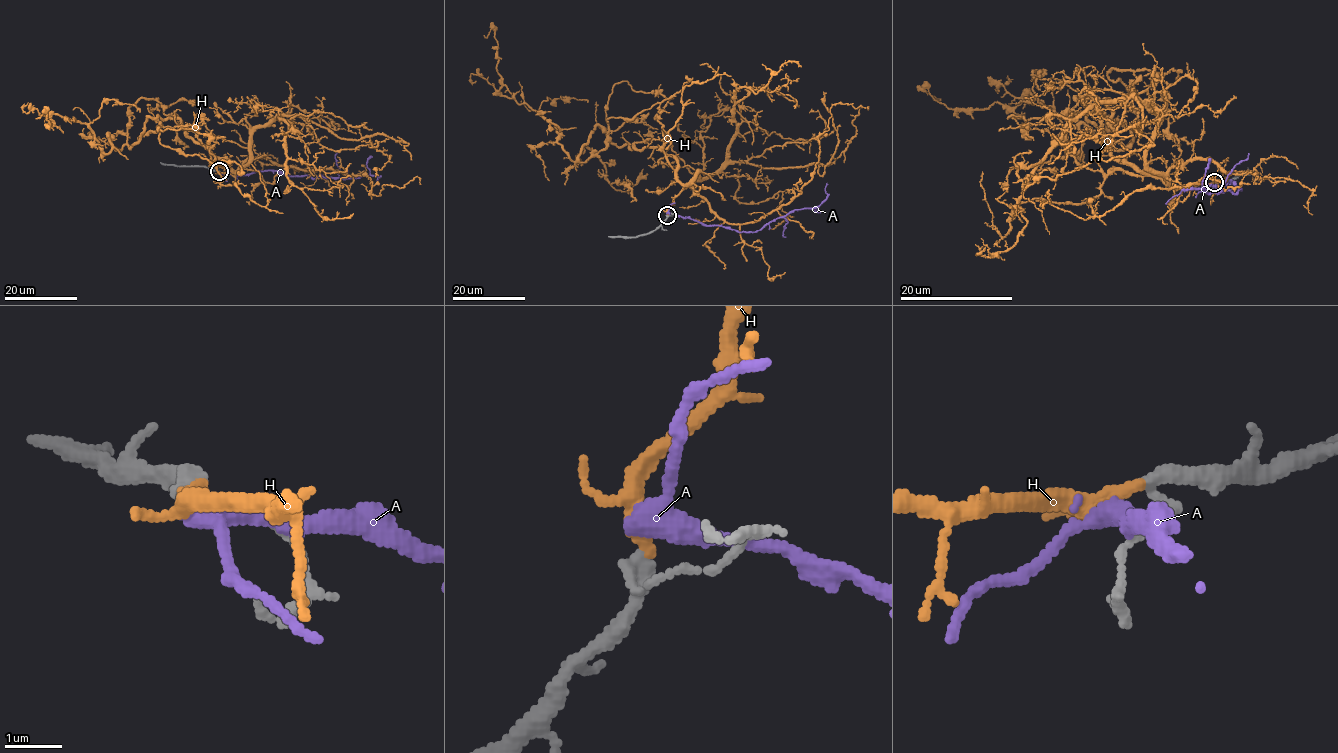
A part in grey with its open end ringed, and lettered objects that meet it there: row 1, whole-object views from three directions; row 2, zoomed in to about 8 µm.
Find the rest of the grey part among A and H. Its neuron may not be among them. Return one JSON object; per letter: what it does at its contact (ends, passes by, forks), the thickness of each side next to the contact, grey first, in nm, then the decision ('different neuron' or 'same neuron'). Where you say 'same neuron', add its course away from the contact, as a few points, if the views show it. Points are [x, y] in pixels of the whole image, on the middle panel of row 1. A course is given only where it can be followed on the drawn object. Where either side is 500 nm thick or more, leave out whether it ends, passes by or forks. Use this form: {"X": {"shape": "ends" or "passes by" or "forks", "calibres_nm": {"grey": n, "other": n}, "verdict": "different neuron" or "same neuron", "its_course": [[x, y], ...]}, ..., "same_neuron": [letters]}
{"A": {"shape": "passes by", "calibres_nm": {"grey": 120, "other": 280}, "verdict": "different neuron"}, "H": {"shape": "ends", "calibres_nm": {"grey": 220, "other": 240}, "verdict": "same neuron", "its_course": [[667, 214], [683, 185], [673, 157], [605, 131], [574, 162], [559, 129], [501, 94], [494, 29], [483, 35]]}, "same_neuron": ["H"]}

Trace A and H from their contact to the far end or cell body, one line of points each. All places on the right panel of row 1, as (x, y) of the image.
A: (1212, 188), (1218, 189), (1231, 181), (1241, 189), (1236, 193), (1184, 189), (1164, 203)
H: (1214, 182), (1121, 162), (1108, 100), (1085, 99), (1132, 141), (1083, 123), (1074, 154), (1028, 93), (936, 100)

